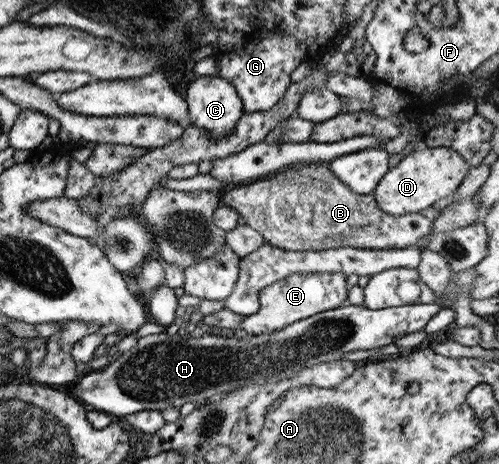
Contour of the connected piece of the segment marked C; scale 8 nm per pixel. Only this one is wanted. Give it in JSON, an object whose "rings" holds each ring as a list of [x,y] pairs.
{"rings":[[[196,76],[189,81],[185,97],[189,125],[197,126],[208,133],[210,140],[220,140],[227,134],[230,135],[232,127],[243,114],[241,100],[237,97],[235,89],[226,79],[216,76]]]}

